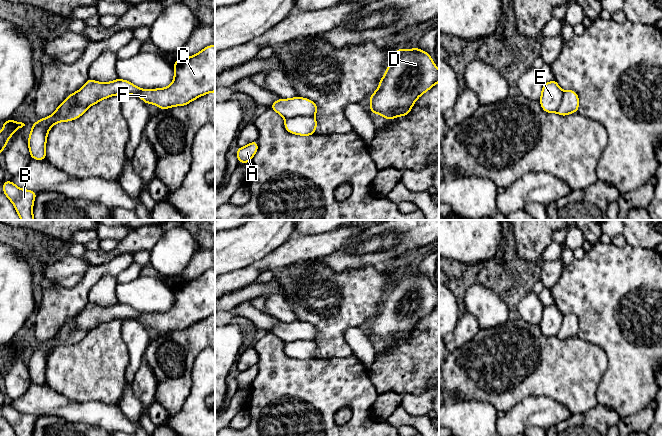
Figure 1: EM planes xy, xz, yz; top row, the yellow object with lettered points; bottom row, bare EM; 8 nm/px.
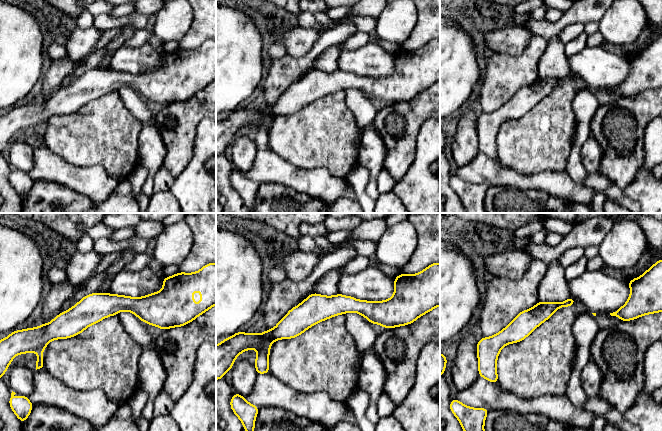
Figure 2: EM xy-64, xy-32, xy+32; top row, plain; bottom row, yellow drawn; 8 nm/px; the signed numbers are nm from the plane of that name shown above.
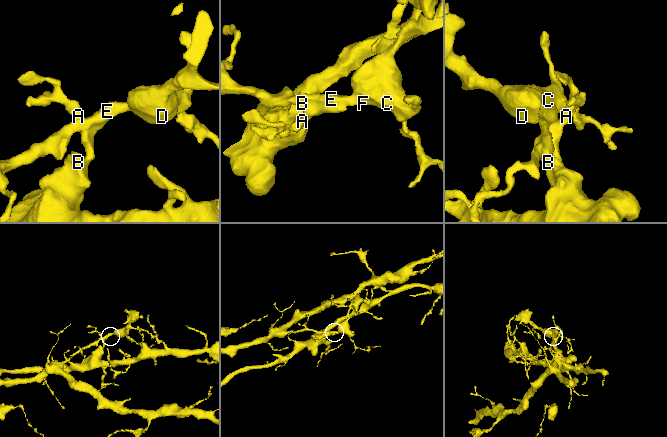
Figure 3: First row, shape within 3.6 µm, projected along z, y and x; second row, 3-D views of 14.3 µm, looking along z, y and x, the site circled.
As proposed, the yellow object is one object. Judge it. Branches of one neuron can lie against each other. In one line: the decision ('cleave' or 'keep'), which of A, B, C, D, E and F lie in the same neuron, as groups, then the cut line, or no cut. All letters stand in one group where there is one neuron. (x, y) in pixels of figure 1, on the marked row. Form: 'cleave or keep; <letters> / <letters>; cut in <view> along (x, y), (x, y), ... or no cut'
cleave; A B / C D E F; cut in xy along (87, 106), (74, 103), (65, 115), (53, 114)

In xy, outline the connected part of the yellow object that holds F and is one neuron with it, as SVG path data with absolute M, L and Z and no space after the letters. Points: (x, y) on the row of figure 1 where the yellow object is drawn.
M209 45L196 55L174 62L173 67L173 82L166 88L157 88L153 90L141 89L133 83L120 78L107 83L94 81L88 78L85 85L79 91L67 96L53 114L58 113L64 117L69 113L74 103L90 107L113 95L136 95L146 104L154 104L161 110L164 110L174 106L185 106L202 95L215 92L215 45Z

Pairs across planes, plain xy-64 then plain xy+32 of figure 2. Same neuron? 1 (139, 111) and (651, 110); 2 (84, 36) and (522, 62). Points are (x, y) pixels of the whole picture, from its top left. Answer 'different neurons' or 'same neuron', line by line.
1: different neurons
2: different neurons

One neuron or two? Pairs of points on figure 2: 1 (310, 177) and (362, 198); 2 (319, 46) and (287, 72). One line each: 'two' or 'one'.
1: two
2: one

